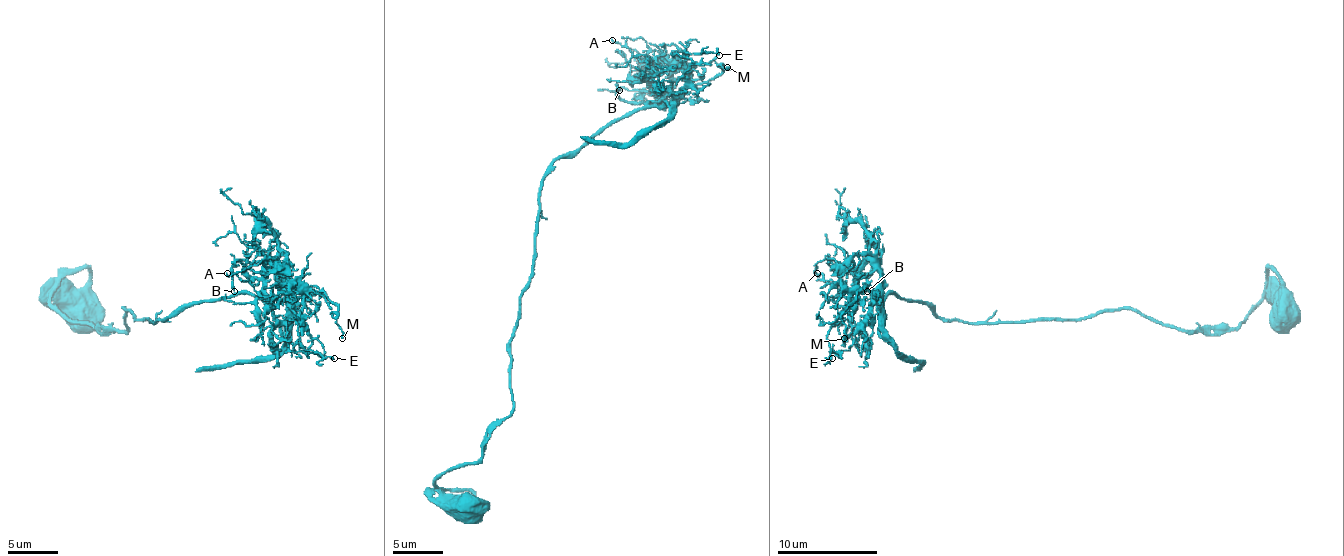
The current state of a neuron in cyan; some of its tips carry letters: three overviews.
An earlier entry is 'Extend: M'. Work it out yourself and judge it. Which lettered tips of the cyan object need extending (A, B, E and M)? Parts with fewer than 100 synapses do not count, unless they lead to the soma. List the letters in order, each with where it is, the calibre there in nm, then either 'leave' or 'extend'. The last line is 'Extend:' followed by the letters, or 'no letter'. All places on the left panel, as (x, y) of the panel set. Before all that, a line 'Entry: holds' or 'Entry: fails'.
Entry: fails
A: (227, 273) | 120 nm | leave
B: (234, 291) | 160 nm | leave
E: (334, 358) | 160 nm | leave
M: (342, 338) | 150 nm | leave
Extend: no letter

